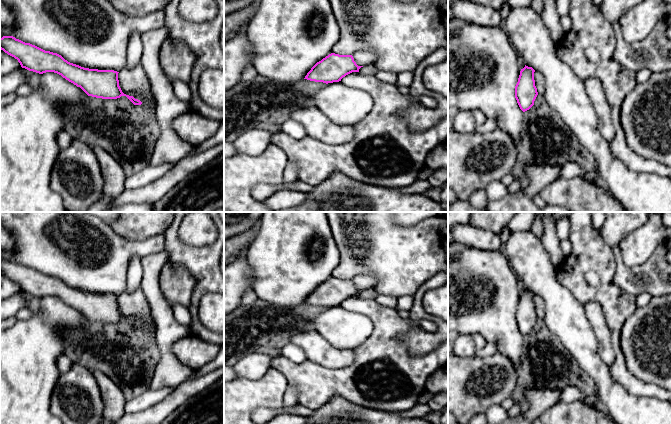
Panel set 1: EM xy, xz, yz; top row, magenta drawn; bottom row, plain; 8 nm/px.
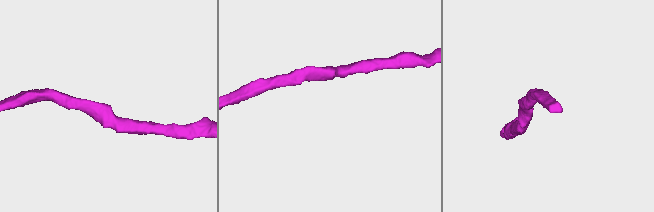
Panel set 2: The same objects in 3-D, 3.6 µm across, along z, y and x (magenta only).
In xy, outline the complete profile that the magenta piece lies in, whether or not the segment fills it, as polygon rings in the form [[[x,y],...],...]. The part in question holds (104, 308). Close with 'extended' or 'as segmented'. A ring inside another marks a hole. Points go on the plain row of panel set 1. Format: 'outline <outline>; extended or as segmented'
outline [[[13,260],[0,262],[0,273],[17,283],[22,292],[39,298],[57,297],[80,311],[88,320],[102,323],[126,320],[134,329],[142,328],[140,324],[122,316],[117,295],[81,291],[68,286],[57,277],[45,275]]]; as segmented

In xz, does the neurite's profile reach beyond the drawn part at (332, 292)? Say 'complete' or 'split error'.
complete

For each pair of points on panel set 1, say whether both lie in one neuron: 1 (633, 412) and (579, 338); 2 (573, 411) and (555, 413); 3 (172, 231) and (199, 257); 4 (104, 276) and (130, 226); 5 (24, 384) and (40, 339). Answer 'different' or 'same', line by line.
1: same
2: same
3: same
4: different
5: same

